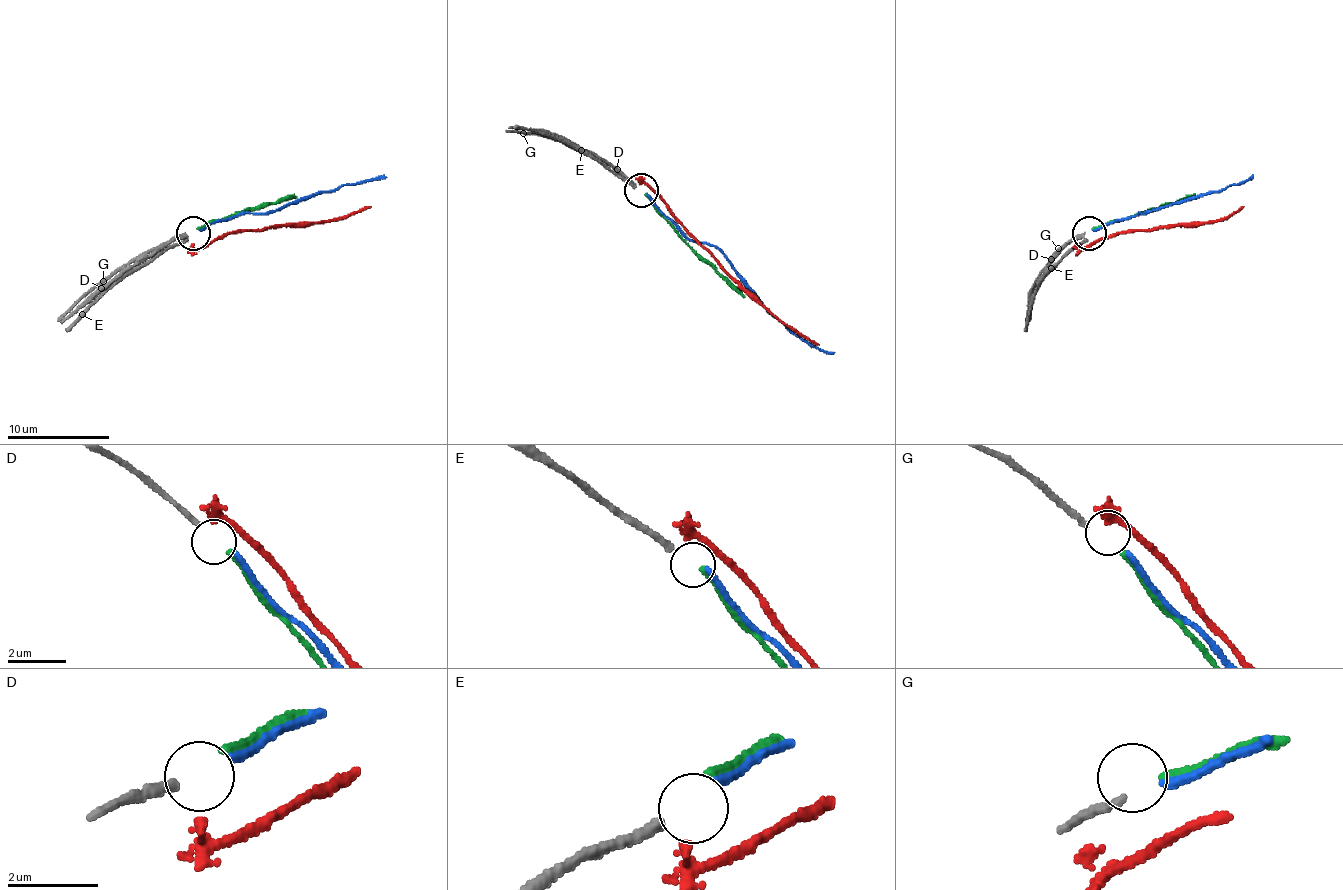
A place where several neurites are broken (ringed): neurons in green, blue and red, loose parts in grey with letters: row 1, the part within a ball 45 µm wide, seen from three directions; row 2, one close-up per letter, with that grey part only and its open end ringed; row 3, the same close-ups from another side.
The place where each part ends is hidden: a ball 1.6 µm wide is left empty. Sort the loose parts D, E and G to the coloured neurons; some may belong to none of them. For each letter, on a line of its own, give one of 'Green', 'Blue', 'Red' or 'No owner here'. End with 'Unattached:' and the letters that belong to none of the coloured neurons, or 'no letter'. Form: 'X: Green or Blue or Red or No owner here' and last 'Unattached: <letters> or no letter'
D: Blue
E: No owner here
G: Green
Unattached: E

